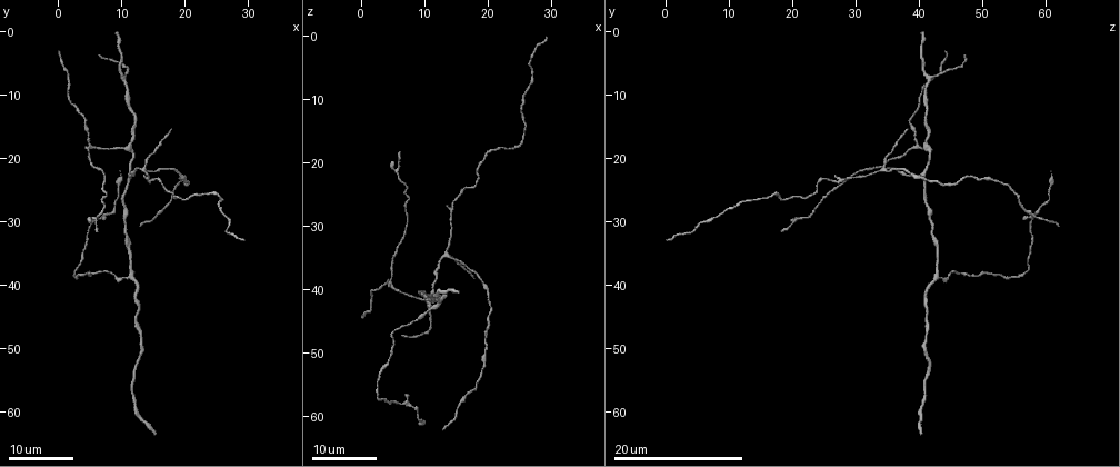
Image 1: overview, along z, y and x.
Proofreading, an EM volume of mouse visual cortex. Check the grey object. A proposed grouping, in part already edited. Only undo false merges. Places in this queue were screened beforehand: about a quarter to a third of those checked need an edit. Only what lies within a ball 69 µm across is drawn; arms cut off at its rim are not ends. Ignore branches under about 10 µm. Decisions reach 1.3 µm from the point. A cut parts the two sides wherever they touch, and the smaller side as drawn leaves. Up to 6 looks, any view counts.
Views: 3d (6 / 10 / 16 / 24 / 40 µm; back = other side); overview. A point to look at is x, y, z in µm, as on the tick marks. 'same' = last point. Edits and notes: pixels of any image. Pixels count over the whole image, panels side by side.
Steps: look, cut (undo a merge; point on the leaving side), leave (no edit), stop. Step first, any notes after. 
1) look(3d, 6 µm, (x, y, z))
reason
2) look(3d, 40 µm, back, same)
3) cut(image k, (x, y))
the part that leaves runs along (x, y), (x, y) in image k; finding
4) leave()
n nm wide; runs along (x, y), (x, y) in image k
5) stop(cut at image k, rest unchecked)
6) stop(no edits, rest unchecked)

look(3d, 16 µm, (13.5, 22.0, 35.0))
looks like a crossing

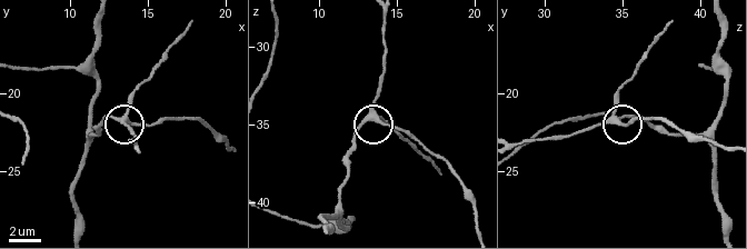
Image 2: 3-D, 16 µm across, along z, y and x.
look(3d, 10 µm, (13.8, 21.8, 34.4))

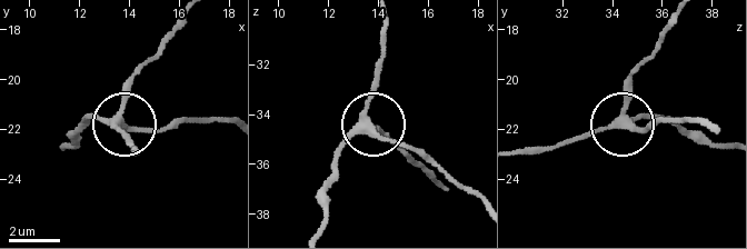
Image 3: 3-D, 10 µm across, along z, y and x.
leave()
side arm 39 µm; runs along (318, 227), (325, 189), (355, 138), (374, 129), (422, 155) in image 3; one cell here

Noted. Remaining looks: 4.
look(3d, 24 µm, (11.0, 18.5, 40.5))
small branch off a trunk

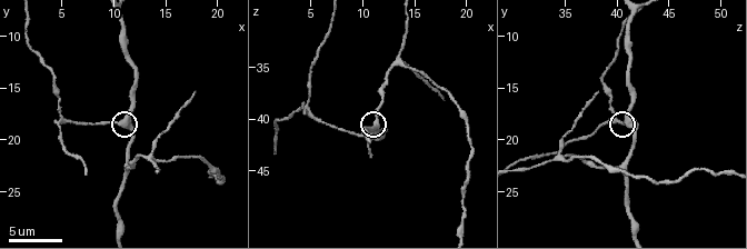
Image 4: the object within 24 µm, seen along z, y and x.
look(3d, 6 µm, (10.8, 18.2, 40.8))

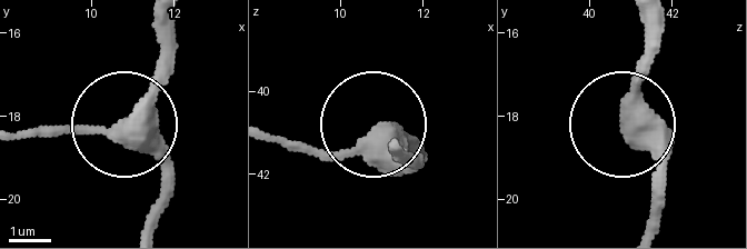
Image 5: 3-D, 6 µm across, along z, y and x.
look(3d, 6 µm, back, (10.90, 18.20, 40.95))

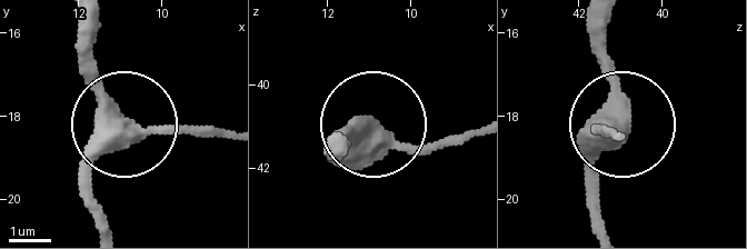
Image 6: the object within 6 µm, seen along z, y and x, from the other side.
leave()
runs along (606, 229), (595, 166), (627, 112), (606, 70), (606, 41) in image 6; one cell here

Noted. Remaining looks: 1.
look(3d, 6 µm, (11.4, 22.6, 40.4))

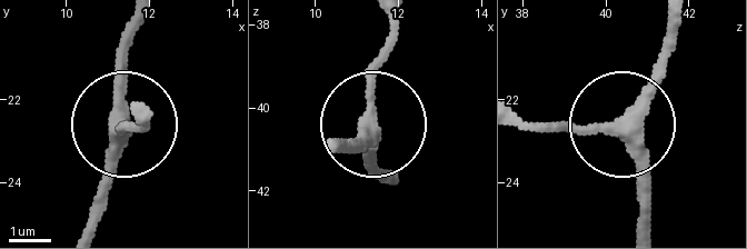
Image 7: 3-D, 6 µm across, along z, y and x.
leave()
320 nm wide; all the same cell

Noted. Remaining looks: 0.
stop(no edits, rest unchecked)

